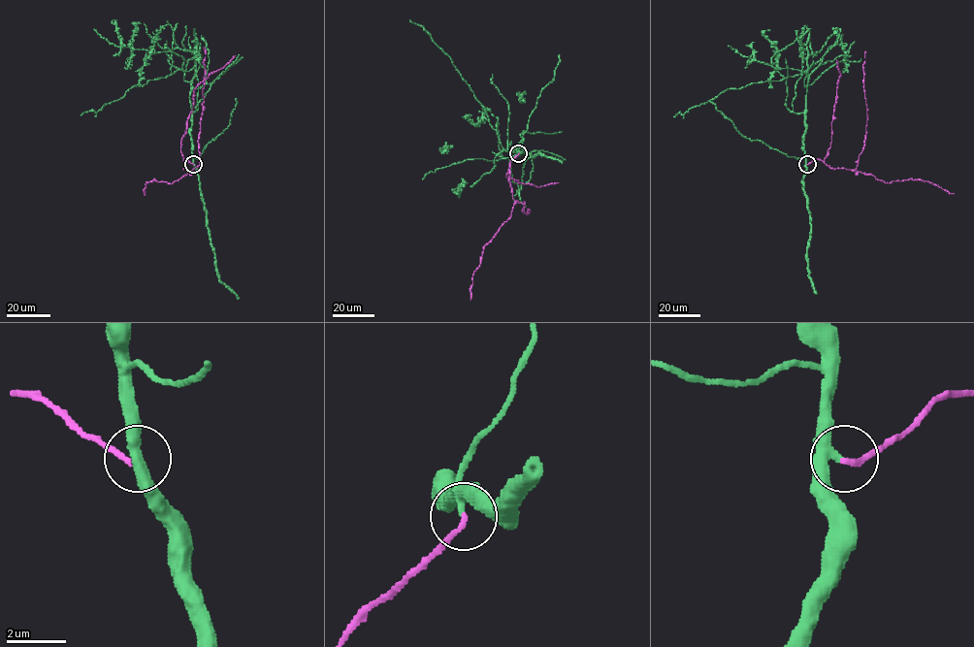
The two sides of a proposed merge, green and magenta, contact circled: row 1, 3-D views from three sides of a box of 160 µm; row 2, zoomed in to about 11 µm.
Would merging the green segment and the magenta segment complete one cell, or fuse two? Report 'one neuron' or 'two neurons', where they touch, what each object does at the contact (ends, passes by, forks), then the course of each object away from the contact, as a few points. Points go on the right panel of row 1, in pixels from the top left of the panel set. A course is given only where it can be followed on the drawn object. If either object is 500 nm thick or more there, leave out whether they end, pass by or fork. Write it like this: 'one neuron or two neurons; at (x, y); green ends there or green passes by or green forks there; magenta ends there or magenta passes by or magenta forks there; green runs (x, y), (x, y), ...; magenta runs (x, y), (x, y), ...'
one neuron; at (807, 164); green passes by; magenta ends there; green runs (807, 164), (803, 141), (807, 70), (805, 75), (802, 73), (780, 80), (728, 88), (674, 116); magenta runs (807, 164), (816, 159), (833, 169), (856, 169), (866, 133), (862, 66), (865, 51)

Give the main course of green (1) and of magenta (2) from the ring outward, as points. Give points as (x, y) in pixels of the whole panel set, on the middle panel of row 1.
1: (518, 153), (516, 149), (514, 152), (520, 153), (503, 147), (484, 108), (450, 58), (422, 26), (409, 20)
2: (518, 153), (510, 162), (508, 179), (512, 197), (524, 204), (522, 210), (528, 211)

